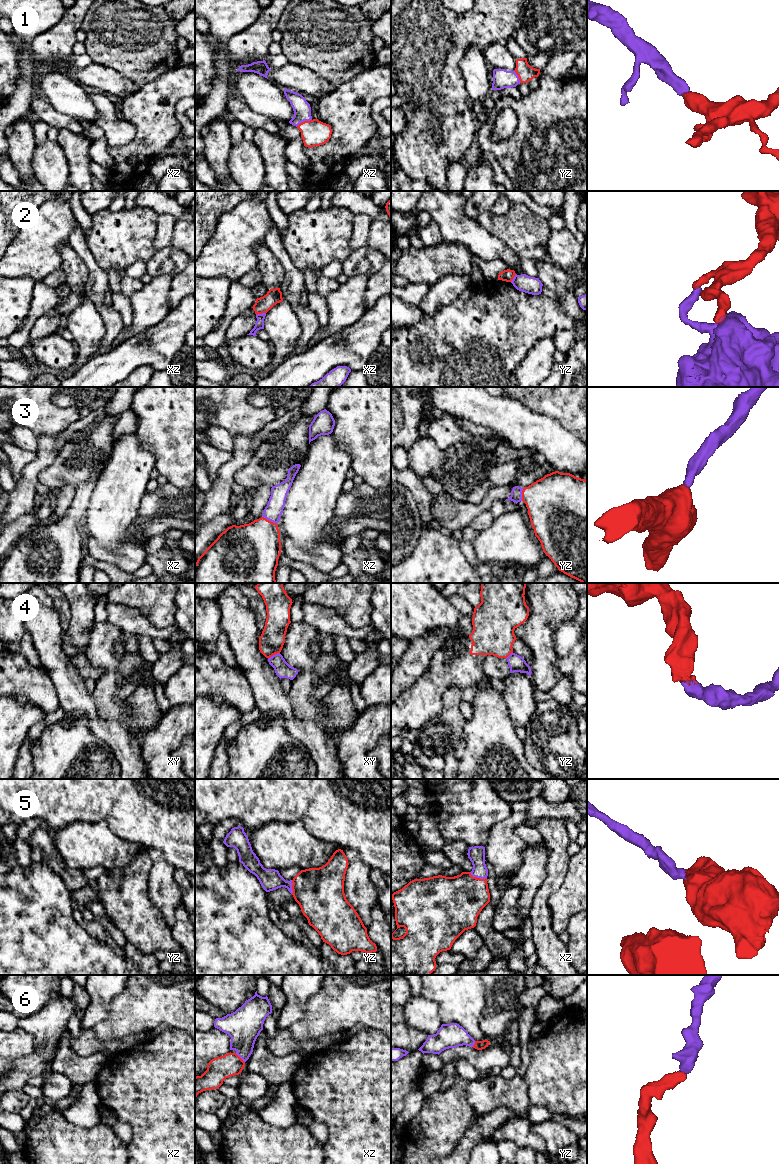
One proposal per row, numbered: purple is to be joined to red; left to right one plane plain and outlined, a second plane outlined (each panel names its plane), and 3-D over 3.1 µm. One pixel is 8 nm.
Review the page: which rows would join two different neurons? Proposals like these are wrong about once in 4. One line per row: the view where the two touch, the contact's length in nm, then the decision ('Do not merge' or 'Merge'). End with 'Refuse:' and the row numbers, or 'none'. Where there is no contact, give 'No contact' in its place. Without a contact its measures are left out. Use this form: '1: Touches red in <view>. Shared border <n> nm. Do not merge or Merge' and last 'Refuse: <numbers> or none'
1: Touches red in xz. Shared border 140 nm. Merge
2: Touches red in xz. Shared border 80 nm. Do not merge
3: Touches red in xz. Shared border 140 nm. Merge
4: Touches red in xy. Shared border 110 nm. Do not merge
5: Touches red in xz. Shared border 150 nm. Merge
6: Touches red in xz. Shared border 110 nm. Merge
Refuse: 2, 4

